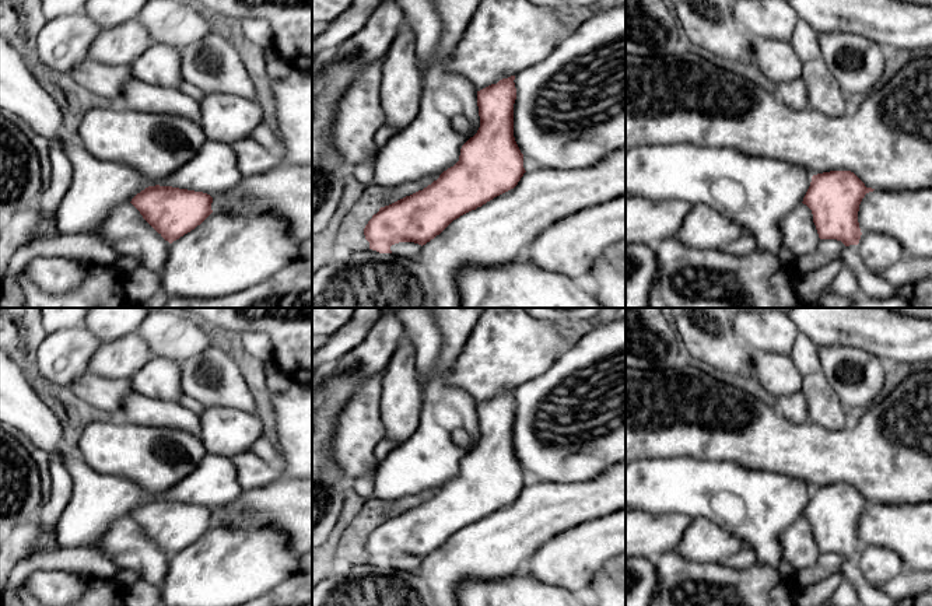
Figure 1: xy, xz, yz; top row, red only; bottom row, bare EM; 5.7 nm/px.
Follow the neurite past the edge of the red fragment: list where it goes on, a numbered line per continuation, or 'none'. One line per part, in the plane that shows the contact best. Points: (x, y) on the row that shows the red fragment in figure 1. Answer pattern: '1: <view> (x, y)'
none

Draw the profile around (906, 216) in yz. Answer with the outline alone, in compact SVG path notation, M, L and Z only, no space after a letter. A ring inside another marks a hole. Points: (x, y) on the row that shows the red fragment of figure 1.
M932 188L914 190L880 190L865 195L859 204L861 232L880 232L900 242L908 256L932 256Z

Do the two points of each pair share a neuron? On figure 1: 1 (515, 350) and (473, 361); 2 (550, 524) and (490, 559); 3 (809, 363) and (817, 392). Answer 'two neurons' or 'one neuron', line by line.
1: one neuron
2: one neuron
3: two neurons

